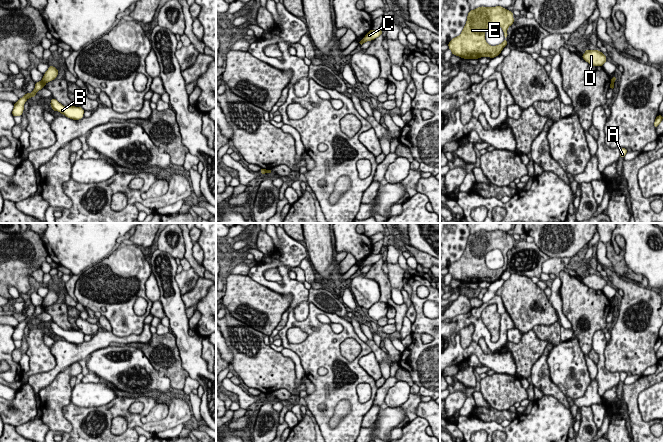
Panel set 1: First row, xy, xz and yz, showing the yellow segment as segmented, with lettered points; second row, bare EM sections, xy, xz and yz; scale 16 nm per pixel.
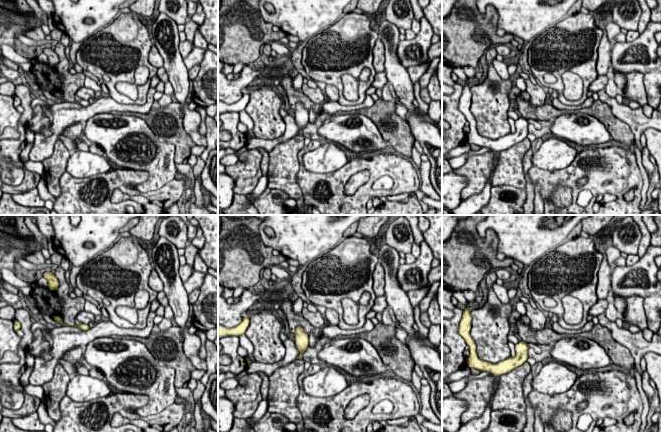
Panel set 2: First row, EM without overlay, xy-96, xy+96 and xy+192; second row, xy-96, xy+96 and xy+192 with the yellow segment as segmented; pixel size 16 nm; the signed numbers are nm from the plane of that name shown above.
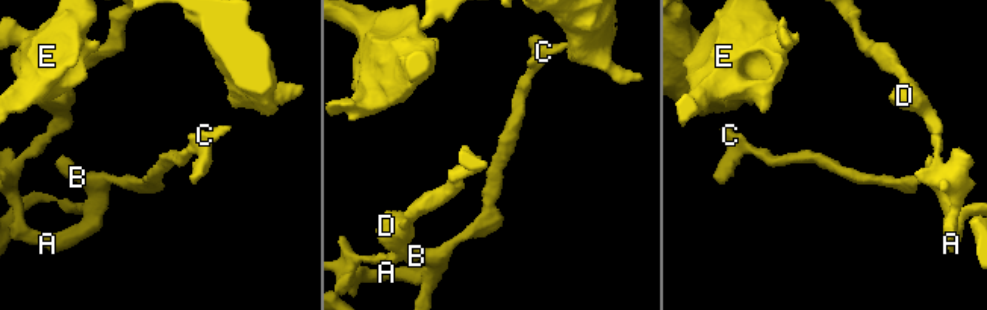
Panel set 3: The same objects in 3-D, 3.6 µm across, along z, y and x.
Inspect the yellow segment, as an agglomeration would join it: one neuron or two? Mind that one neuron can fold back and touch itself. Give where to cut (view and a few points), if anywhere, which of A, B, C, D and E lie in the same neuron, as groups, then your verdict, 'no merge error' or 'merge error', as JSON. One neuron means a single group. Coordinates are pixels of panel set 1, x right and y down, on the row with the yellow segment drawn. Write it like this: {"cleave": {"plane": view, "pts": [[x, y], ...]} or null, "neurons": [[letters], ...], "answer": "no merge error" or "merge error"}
{"cleave": {"plane": "xy", "pts": [[41, 81], [44, 84]]}, "neurons": [["A", "B", "C"], ["D", "E"]], "answer": "merge error"}

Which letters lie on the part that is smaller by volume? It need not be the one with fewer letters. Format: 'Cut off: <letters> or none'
Cut off: A, B, C

